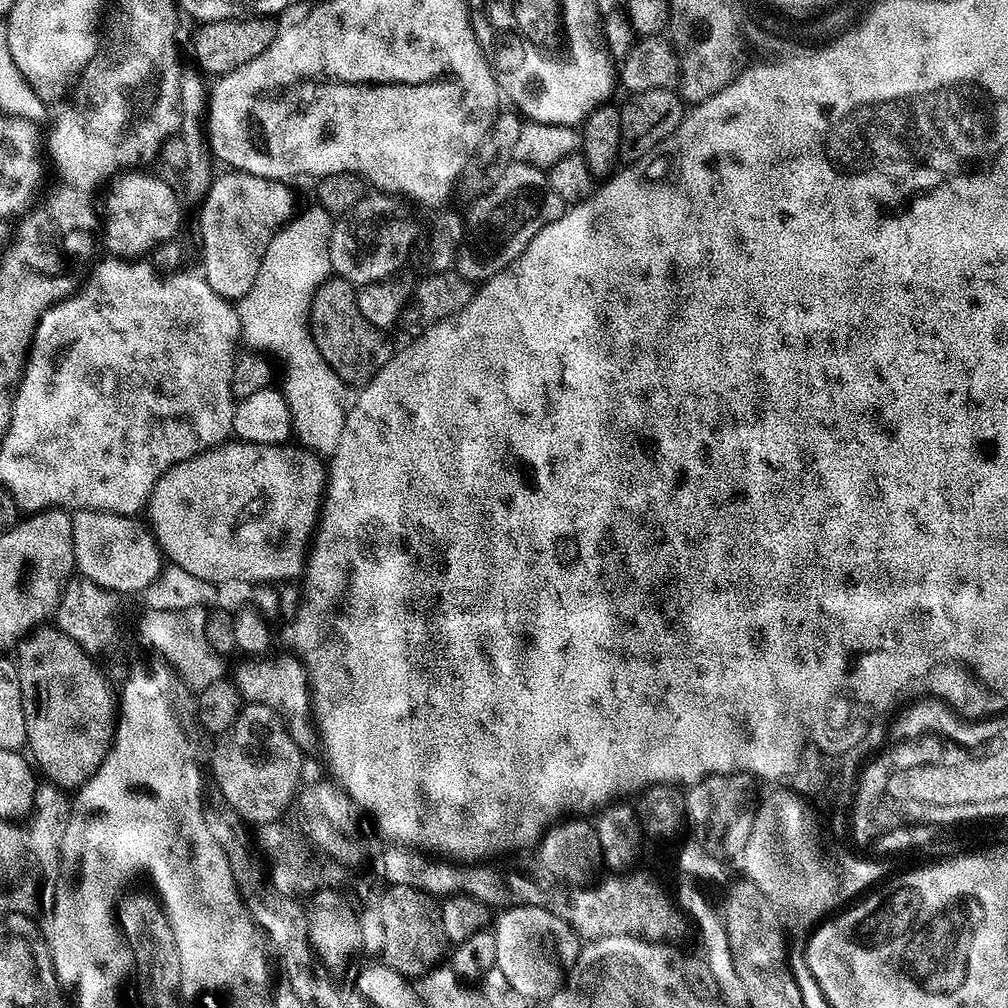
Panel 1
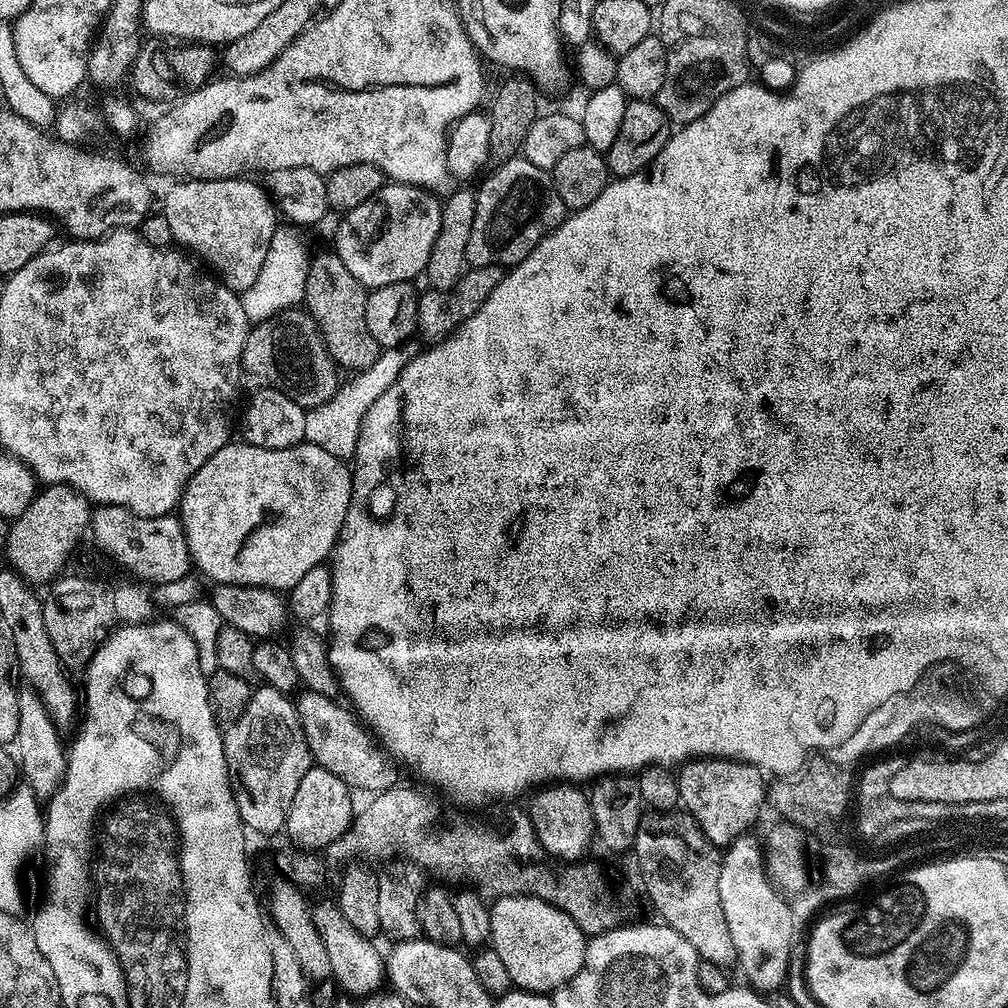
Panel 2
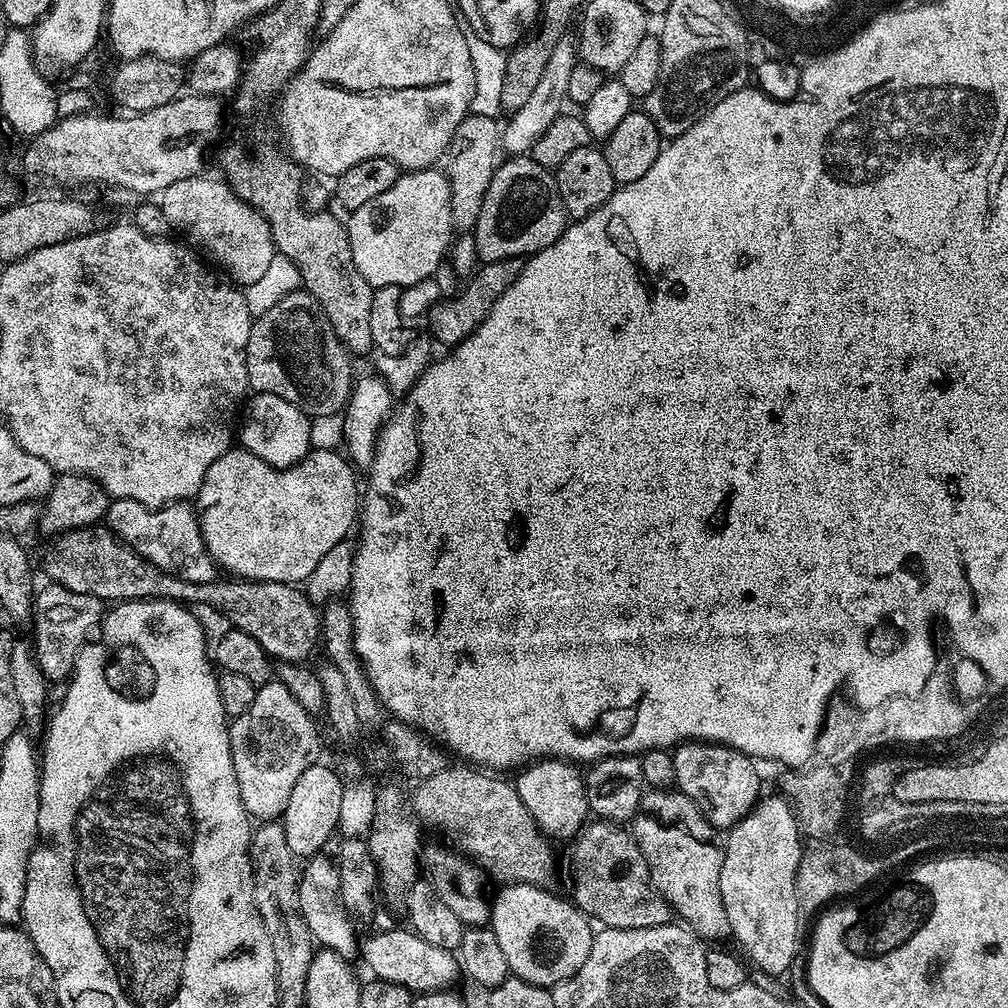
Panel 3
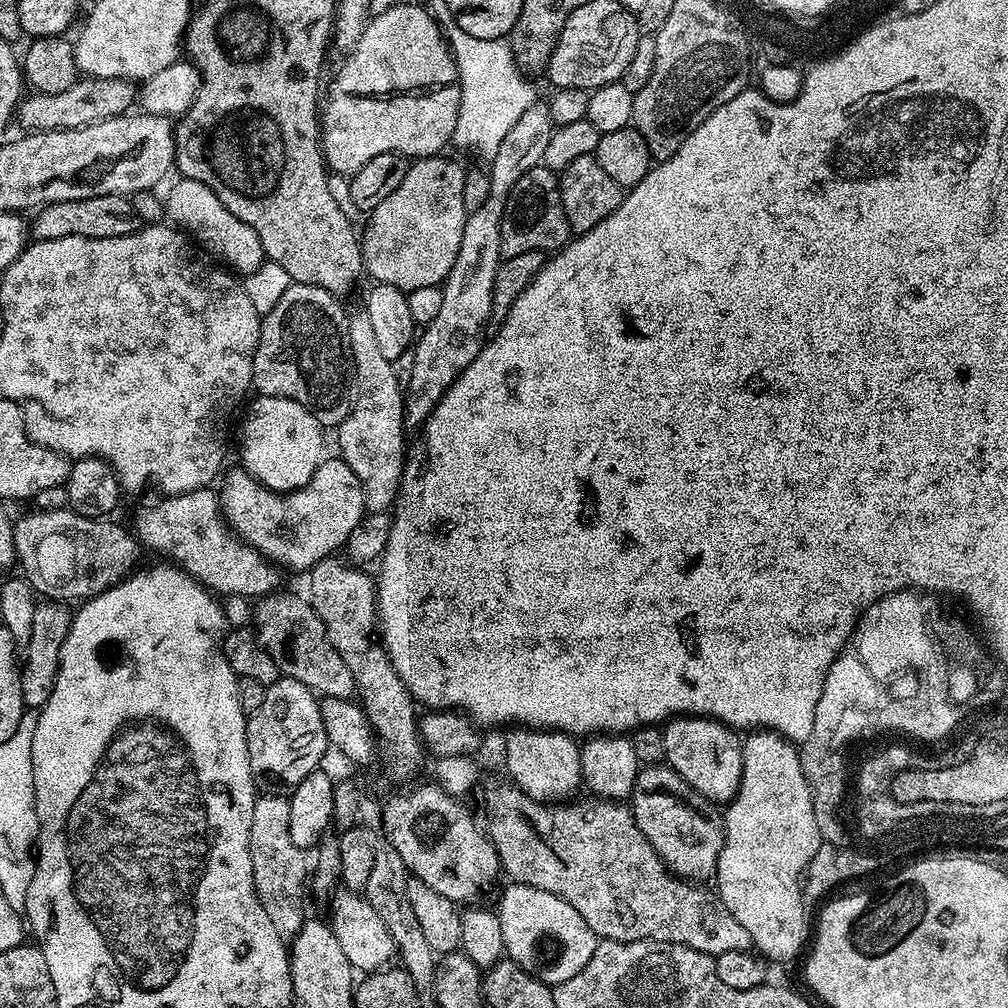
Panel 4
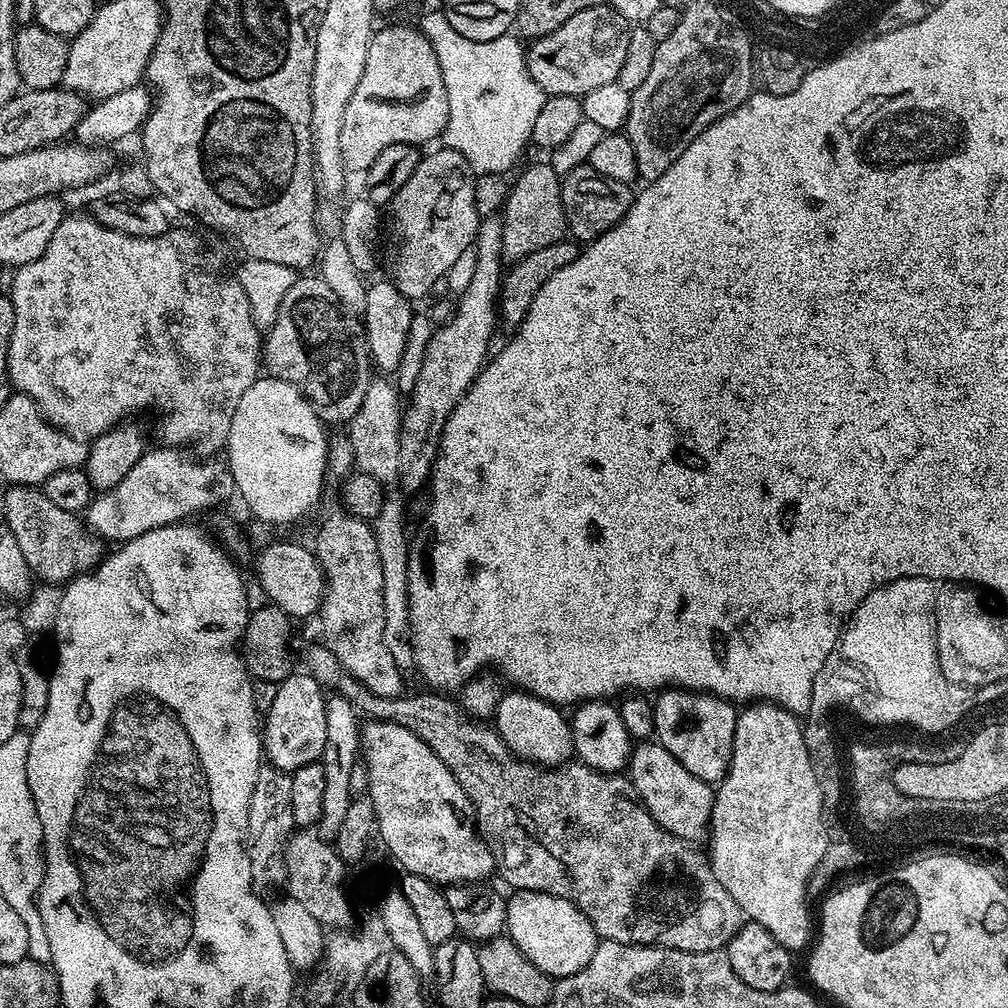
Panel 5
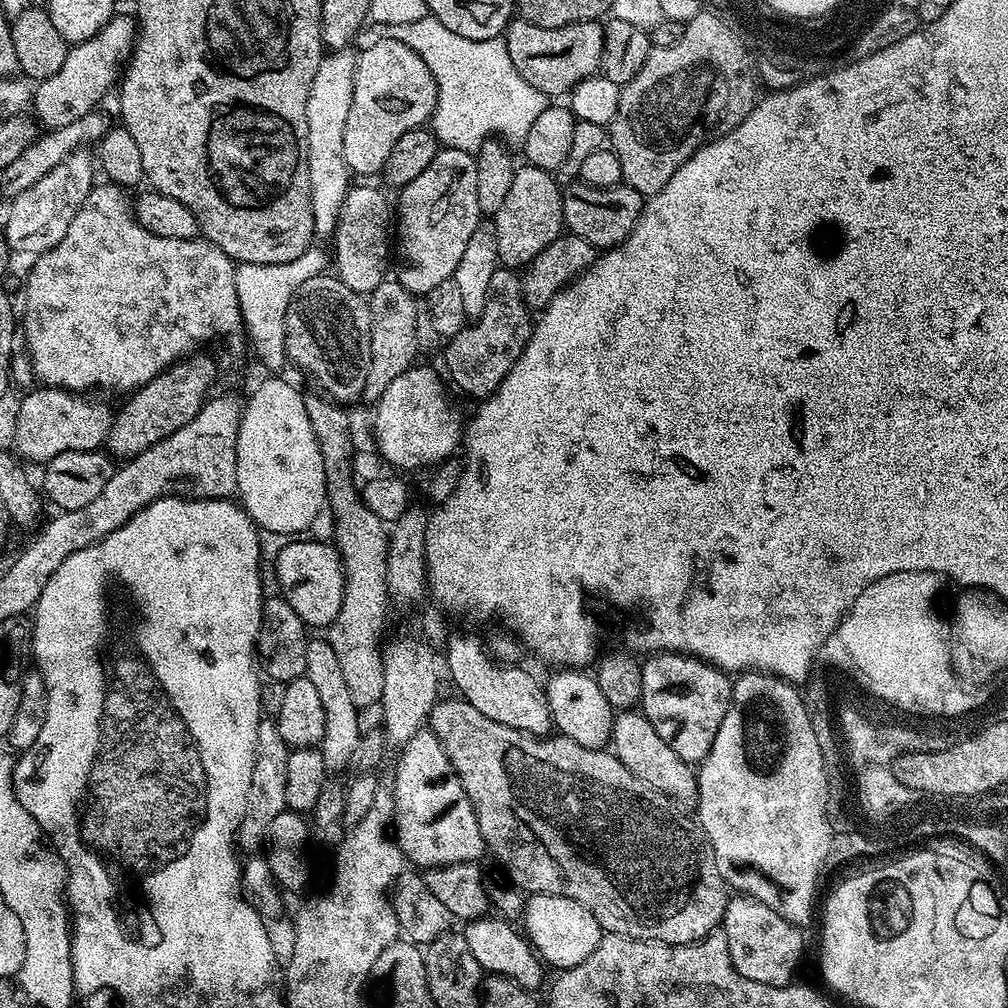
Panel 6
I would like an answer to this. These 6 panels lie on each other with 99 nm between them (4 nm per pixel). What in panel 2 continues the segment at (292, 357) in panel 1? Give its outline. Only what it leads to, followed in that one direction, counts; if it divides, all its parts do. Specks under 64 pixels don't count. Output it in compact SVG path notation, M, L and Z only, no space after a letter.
M296 226L277 227L270 240L266 260L262 264L258 278L254 284L240 296L242 306L246 310L246 318L250 322L268 320L288 308L295 308L303 301L306 290L306 274L310 263L308 244L300 237L301 229Z

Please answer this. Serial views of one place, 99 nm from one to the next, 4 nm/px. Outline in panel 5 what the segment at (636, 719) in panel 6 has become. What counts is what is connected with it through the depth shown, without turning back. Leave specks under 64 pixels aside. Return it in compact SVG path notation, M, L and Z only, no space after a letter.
M640 742L632 749L632 758L628 762L632 787L636 795L650 810L659 828L666 829L680 840L686 840L693 846L700 846L709 839L712 826L713 785L702 782L702 778L694 778L670 750L666 750L658 742Z

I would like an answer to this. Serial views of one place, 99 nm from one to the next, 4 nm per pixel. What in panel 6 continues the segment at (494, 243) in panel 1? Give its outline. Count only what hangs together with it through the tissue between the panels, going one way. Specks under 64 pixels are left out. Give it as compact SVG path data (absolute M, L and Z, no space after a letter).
M529 163L517 167L510 190L494 213L494 223L499 263L505 268L523 269L565 231L562 188L555 175Z

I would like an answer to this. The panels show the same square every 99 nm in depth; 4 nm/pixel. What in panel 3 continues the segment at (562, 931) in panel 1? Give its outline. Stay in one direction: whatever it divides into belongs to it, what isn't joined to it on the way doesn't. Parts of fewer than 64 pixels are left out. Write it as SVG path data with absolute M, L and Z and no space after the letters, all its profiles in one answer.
M510 884L501 887L499 891L500 893L495 893L492 901L490 926L494 930L494 938L498 938L506 954L509 973L515 979L530 982L536 988L549 990L570 979L590 954L594 928L591 928L593 925L589 917L585 916L571 899L564 897L563 900L562 897L555 896L555 891L547 888L539 888L533 884Z

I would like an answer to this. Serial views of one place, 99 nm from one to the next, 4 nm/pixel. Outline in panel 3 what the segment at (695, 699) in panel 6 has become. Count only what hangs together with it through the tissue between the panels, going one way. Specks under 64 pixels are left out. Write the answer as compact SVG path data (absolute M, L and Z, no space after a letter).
M681 742L675 745L672 761L675 787L683 792L687 800L694 802L694 806L698 806L701 814L717 830L731 830L761 799L757 761L744 752L728 748L725 744Z

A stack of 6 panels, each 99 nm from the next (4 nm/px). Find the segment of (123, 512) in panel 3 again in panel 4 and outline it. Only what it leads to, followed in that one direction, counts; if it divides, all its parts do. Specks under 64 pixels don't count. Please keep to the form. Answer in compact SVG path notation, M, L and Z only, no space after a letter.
M211 487L184 492L181 496L165 495L153 508L144 508L136 516L134 536L146 549L161 552L176 567L184 569L209 592L221 597L271 596L280 584L281 569L260 556L243 540L226 530L220 500Z

